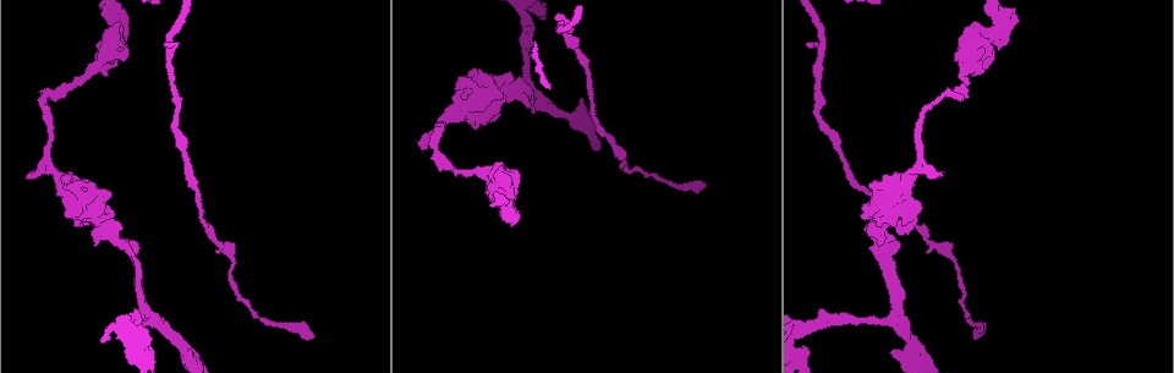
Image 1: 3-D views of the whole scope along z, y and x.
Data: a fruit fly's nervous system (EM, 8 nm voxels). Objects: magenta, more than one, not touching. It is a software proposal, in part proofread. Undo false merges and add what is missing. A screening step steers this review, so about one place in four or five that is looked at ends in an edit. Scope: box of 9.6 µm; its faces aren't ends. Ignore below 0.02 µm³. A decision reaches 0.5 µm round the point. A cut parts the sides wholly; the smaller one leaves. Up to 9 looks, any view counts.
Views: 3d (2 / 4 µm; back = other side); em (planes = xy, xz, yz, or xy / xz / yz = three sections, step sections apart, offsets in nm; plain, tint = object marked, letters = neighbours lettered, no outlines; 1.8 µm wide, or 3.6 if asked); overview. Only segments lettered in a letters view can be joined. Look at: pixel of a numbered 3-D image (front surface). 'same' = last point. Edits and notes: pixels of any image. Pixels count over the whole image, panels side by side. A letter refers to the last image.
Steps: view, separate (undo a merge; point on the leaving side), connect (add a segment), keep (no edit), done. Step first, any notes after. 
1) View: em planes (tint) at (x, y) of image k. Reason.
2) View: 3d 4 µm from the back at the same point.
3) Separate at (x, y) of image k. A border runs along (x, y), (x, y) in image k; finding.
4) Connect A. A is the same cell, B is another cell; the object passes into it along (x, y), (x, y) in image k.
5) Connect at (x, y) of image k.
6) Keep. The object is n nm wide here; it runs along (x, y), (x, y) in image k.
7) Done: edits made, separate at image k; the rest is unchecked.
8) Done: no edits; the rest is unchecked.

View: em xz step 16 (letters) at (148, 312) of image 1. Three arms meet.

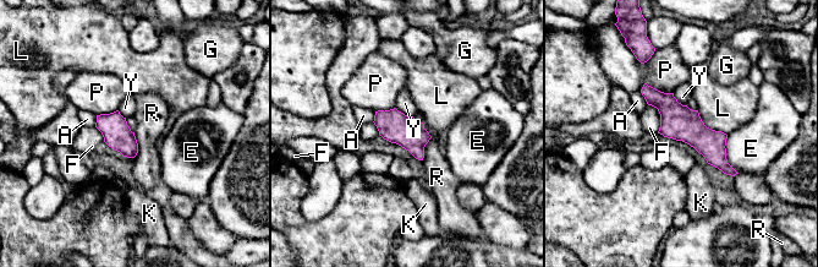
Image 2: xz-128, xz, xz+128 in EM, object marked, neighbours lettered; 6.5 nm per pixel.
Keep. A, E, F, G, K, L, P, R and Y are other cells; a border runs along (424, 125), (431, 139), (422, 161) in image 2; all the same neuron.

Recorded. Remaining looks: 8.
View: 3d 2 µm at (28, 176) of image 1.

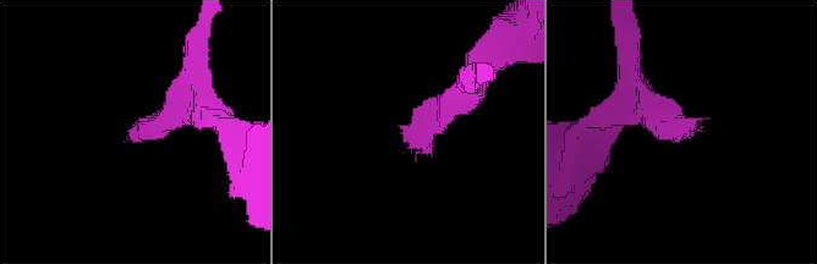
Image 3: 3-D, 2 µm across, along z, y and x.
View: em 3.6 µm planes (letters) at (686, 128) of image 3.

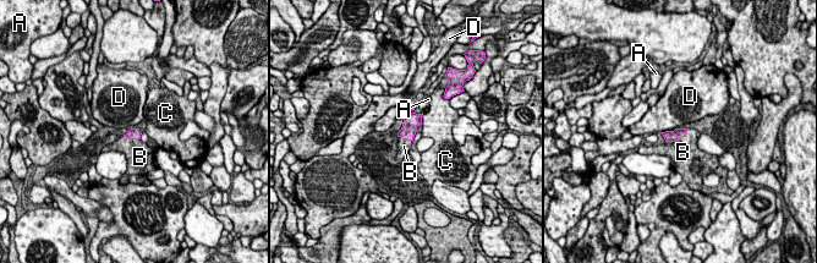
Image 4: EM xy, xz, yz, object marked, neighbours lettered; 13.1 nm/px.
Connect B. The object is 160 nm wide here; B is the same cell, A, C and D are other cells; the neuron continues.

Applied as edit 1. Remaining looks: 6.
View: overview.

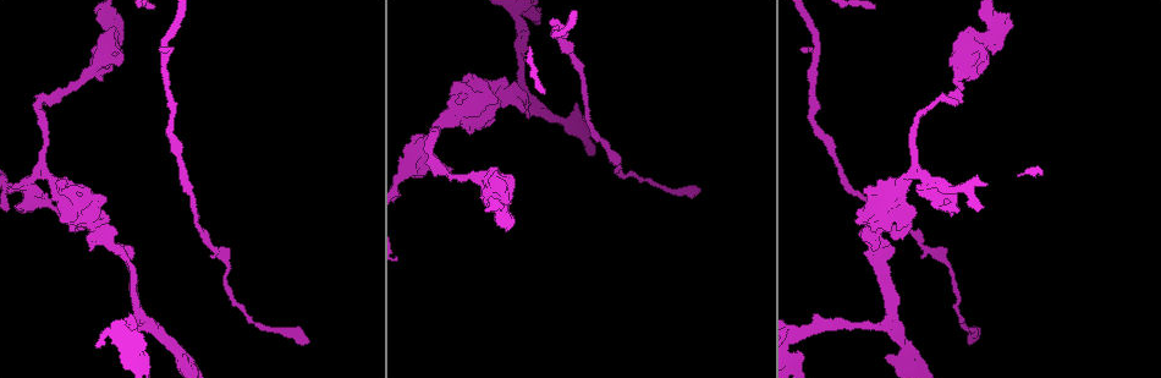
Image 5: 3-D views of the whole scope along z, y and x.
View: em planes (letters) at (999, 31) of image 5. Sharp bend.

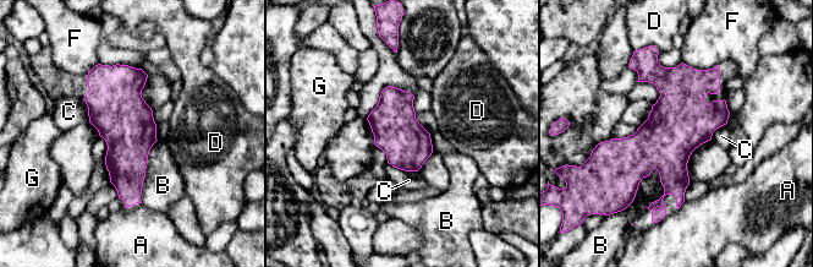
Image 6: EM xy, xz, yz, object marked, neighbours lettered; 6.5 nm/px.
Keep. A, B, C, D, F and G are other cells; one neuron here.

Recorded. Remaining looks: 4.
View: em 3.6 µm planes (letters) at (144, 363) of image 5. Sharp bend.

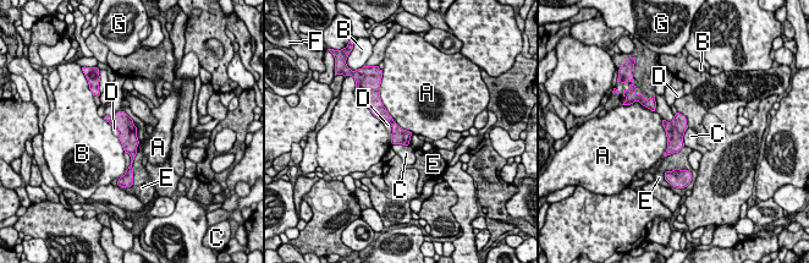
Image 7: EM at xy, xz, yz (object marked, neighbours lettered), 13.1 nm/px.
Keep. A, B, C, D, E, F and G are other cells; it runs along (379, 109), (395, 126), (405, 142) in image 7; all the same neuron.

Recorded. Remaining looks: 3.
Done: edits made, connect at image 4; the rest is unchecked.

